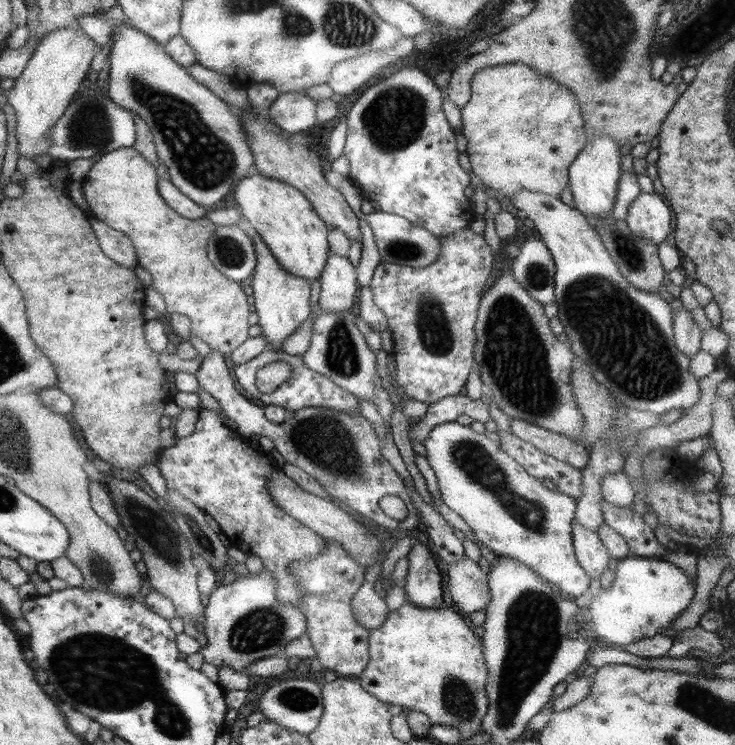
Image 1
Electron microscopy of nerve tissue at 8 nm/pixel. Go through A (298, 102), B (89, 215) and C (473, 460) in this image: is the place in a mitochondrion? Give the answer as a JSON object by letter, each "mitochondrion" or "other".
{"A":"other","B":"other","C":"mitochondrion"}

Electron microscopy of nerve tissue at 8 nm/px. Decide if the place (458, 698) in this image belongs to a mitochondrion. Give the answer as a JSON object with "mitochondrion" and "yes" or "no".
{"mitochondrion":"yes"}

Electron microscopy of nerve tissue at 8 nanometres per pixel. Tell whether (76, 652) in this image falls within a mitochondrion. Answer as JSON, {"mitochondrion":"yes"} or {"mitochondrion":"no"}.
{"mitochondrion":"yes"}

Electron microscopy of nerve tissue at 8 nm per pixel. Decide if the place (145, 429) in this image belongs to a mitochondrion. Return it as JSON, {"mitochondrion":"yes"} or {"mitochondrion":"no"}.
{"mitochondrion":"no"}

